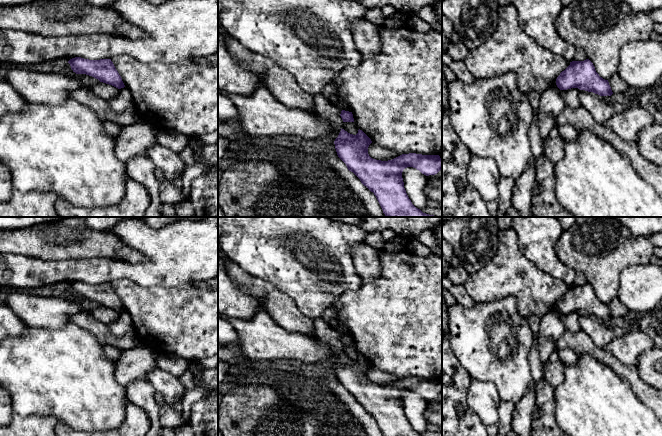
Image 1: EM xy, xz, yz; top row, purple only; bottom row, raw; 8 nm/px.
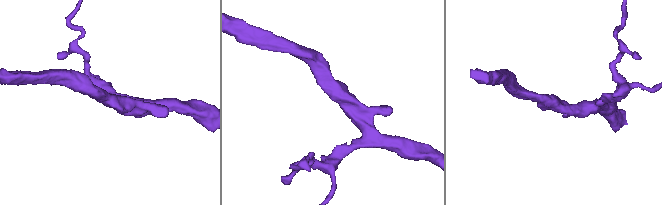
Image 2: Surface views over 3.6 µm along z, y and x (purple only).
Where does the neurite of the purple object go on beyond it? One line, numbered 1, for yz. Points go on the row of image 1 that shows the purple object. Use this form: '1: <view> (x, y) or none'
1: none

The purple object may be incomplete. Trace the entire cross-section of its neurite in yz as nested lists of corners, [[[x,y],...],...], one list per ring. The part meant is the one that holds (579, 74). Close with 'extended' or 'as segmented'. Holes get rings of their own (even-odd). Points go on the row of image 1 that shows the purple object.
[[[589,59],[570,62],[570,65],[557,77],[556,85],[560,90],[578,88],[600,96],[613,94],[608,80],[599,76]]]; as segmented

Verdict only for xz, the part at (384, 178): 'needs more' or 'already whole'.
already whole

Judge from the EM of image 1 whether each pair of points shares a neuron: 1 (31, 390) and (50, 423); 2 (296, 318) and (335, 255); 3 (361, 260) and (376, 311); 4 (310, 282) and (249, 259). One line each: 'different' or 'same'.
1: different
2: different
3: different
4: same

